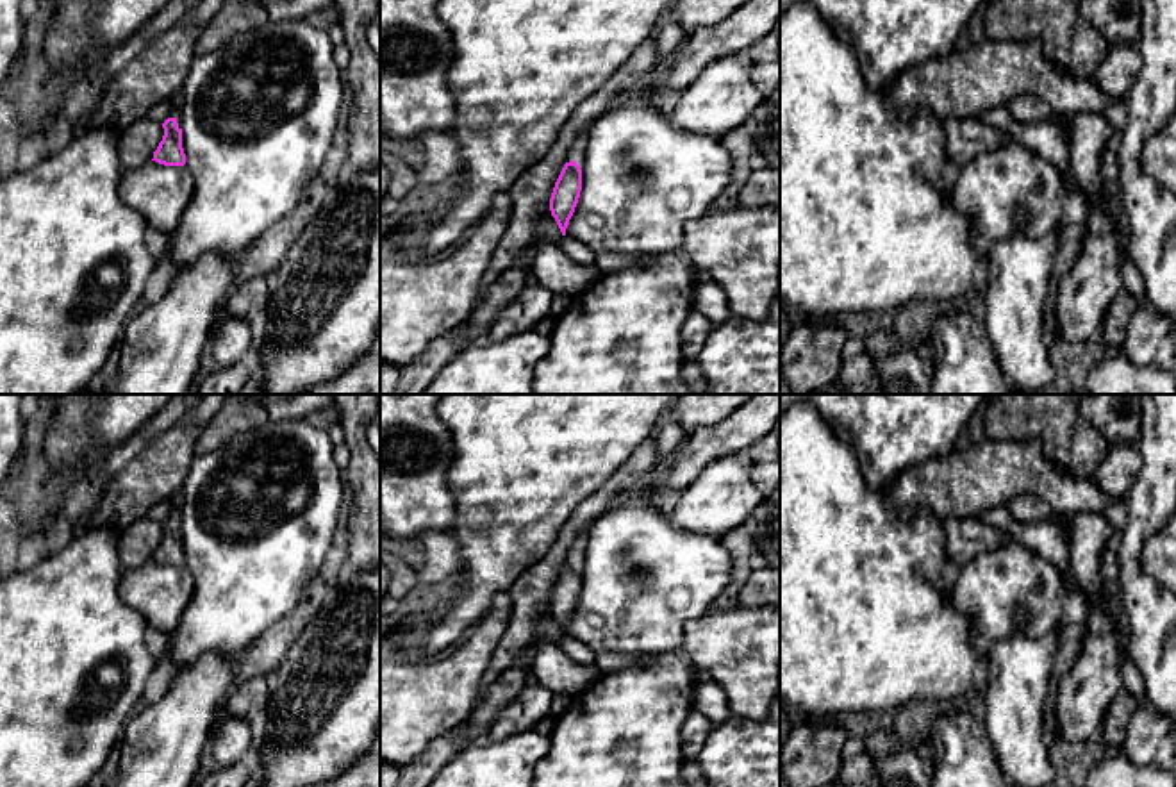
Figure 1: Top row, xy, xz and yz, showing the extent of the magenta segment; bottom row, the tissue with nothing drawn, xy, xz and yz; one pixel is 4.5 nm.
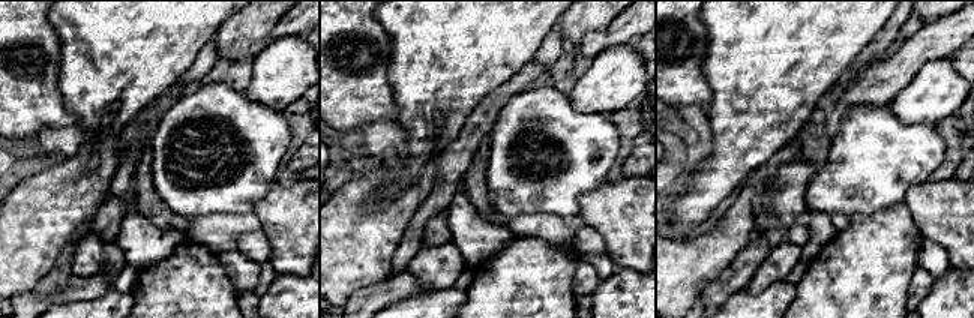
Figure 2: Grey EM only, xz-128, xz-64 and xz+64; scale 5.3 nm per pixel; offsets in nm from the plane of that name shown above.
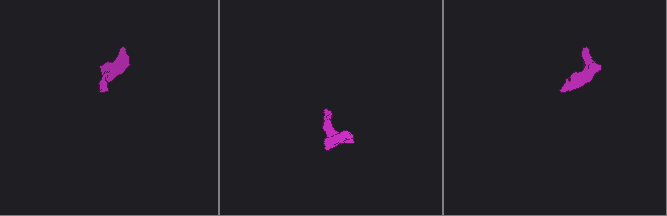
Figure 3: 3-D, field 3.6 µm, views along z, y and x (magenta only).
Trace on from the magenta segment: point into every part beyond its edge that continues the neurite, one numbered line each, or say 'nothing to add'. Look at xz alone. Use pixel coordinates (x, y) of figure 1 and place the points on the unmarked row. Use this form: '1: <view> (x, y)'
1: xz (579, 548)

